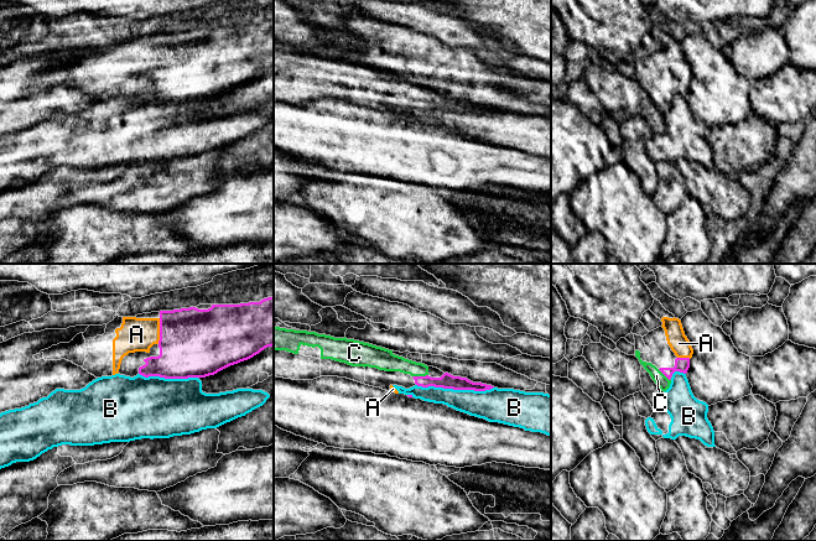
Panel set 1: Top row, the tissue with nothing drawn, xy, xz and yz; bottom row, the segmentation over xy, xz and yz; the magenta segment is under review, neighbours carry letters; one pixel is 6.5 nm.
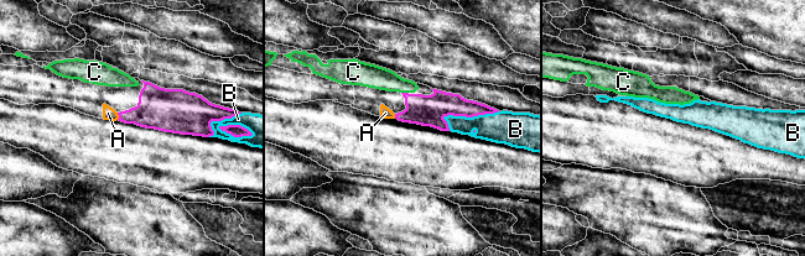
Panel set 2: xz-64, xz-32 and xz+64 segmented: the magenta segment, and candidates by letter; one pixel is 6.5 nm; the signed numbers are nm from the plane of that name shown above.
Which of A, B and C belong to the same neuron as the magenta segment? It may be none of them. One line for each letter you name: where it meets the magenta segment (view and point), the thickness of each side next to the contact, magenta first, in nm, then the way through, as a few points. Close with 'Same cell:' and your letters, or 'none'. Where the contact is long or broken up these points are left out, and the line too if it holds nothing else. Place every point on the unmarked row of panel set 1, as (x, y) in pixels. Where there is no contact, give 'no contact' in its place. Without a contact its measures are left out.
A: meets magenta in xy at (160, 53); 440 nm thick on the magenta side, 220 nm on the other
C: meets magenta in xz at (420, 99); 100 nm thick on the magenta side, 130 nm on the other
Same cell: A, C

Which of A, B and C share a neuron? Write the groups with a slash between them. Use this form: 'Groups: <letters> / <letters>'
Groups: A C / B

